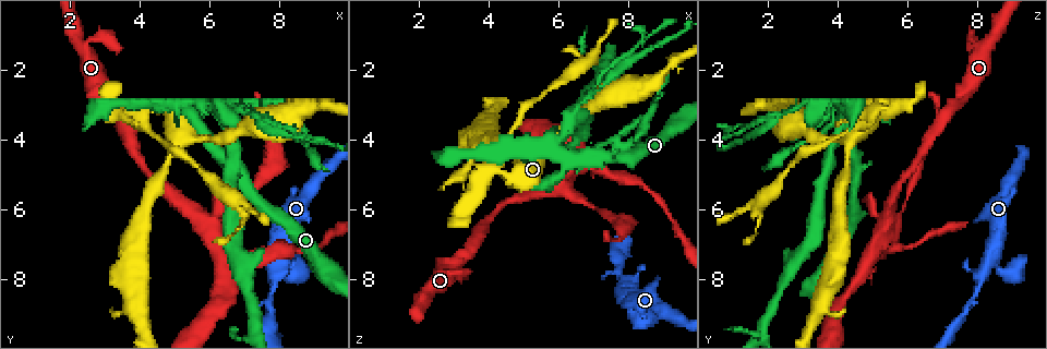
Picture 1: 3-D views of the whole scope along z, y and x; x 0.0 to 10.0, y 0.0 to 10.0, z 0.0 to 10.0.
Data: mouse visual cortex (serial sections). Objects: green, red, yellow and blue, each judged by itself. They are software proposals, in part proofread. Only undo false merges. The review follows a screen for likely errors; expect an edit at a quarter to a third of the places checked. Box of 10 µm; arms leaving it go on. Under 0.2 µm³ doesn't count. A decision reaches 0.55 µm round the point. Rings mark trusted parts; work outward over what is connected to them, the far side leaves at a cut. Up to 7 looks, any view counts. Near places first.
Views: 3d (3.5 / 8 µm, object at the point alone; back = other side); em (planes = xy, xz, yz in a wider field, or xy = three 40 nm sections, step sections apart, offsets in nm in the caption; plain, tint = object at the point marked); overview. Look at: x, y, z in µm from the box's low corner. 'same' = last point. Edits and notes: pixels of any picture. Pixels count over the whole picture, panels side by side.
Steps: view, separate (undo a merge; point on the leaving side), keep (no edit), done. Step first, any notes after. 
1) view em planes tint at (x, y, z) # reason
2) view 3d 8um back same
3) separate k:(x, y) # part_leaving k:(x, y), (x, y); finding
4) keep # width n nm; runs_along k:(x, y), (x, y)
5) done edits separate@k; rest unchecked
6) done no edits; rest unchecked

view 3d 3.5um at (6.00, 3.00, 4.35) # four-way junction

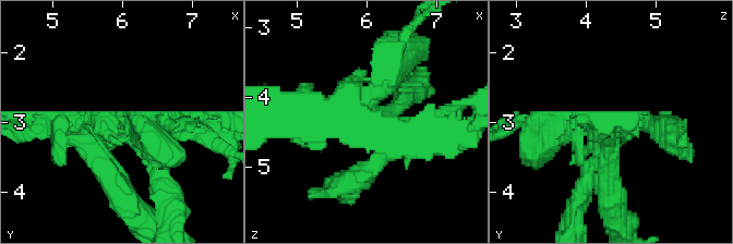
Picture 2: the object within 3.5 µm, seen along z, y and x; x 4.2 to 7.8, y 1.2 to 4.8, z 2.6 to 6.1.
view em xy step 2 tint at (5.95, 3.05, 4.30) # need the tissue

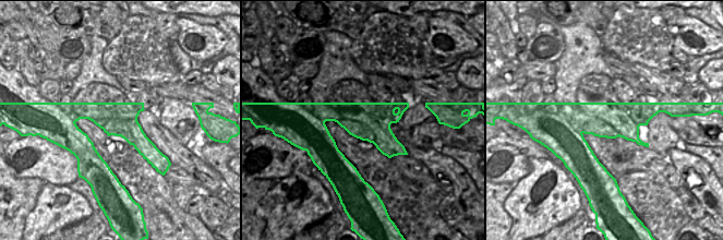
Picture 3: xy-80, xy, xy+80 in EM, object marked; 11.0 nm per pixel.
view em xy step 5 tint same

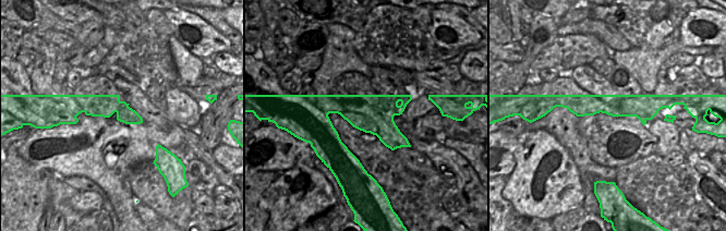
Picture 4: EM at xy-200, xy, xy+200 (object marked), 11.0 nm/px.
separate 2:(119, 121) # two cells meet here

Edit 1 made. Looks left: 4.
view overview

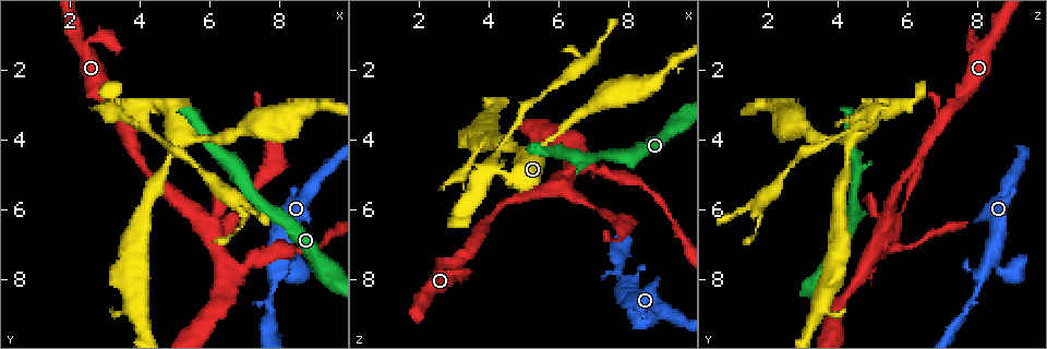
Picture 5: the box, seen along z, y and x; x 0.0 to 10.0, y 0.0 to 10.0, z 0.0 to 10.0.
view 3d 3.5um at (8.10, 7.45, 8.50) # sharp bend

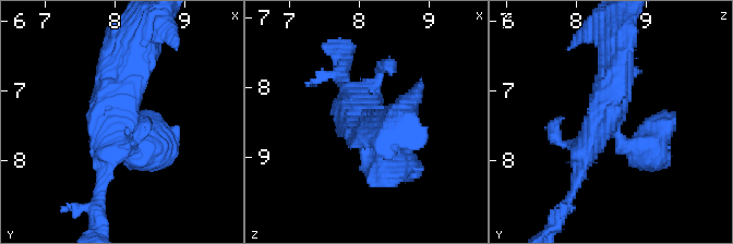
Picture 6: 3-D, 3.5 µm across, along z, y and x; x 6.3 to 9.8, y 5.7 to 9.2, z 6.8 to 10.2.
view em xy step 5 tint at (8.10, 7.45, 8.45) # shape alone is not enough

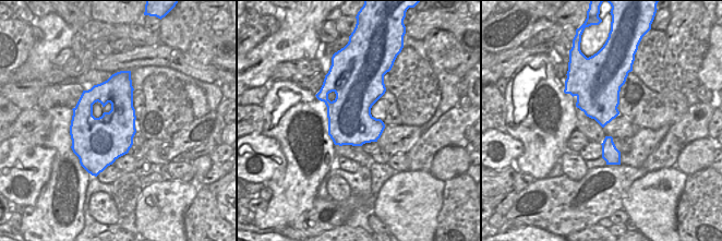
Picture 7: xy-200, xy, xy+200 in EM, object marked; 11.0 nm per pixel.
keep # width 500 nm; runs_along 6:(613, 56), (616, 102), (574, 186); one cell here

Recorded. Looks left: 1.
done edits separate@2; rest unchecked

